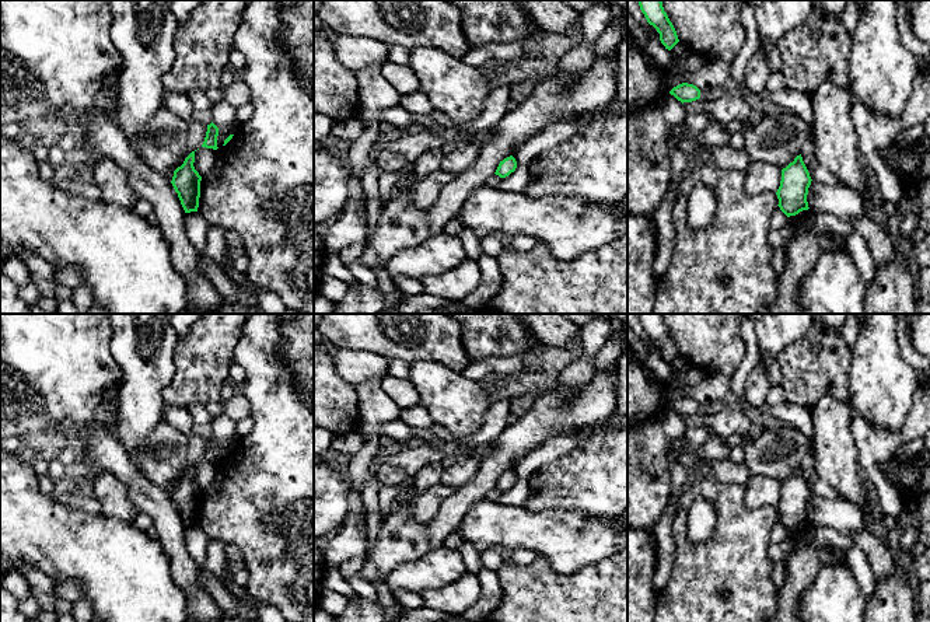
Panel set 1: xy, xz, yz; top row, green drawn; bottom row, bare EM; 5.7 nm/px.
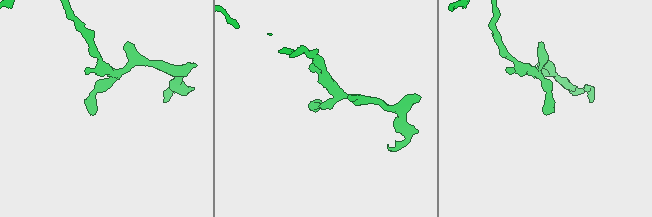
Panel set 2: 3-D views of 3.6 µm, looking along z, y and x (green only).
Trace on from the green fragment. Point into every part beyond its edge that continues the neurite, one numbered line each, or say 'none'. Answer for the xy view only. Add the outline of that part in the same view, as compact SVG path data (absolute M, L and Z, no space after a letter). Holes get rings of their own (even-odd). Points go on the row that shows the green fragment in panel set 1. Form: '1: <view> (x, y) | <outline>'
none

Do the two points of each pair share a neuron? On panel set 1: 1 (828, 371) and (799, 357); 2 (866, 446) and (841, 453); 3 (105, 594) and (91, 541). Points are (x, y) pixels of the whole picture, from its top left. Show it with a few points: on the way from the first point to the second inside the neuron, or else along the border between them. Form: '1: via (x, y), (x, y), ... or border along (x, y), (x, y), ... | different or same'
1: via (821, 367), (806, 364) | same
2: border along (853, 416), (850, 433), (859, 464), (863, 468) | different
3: via (105, 582), (105, 556), (102, 554) | same

